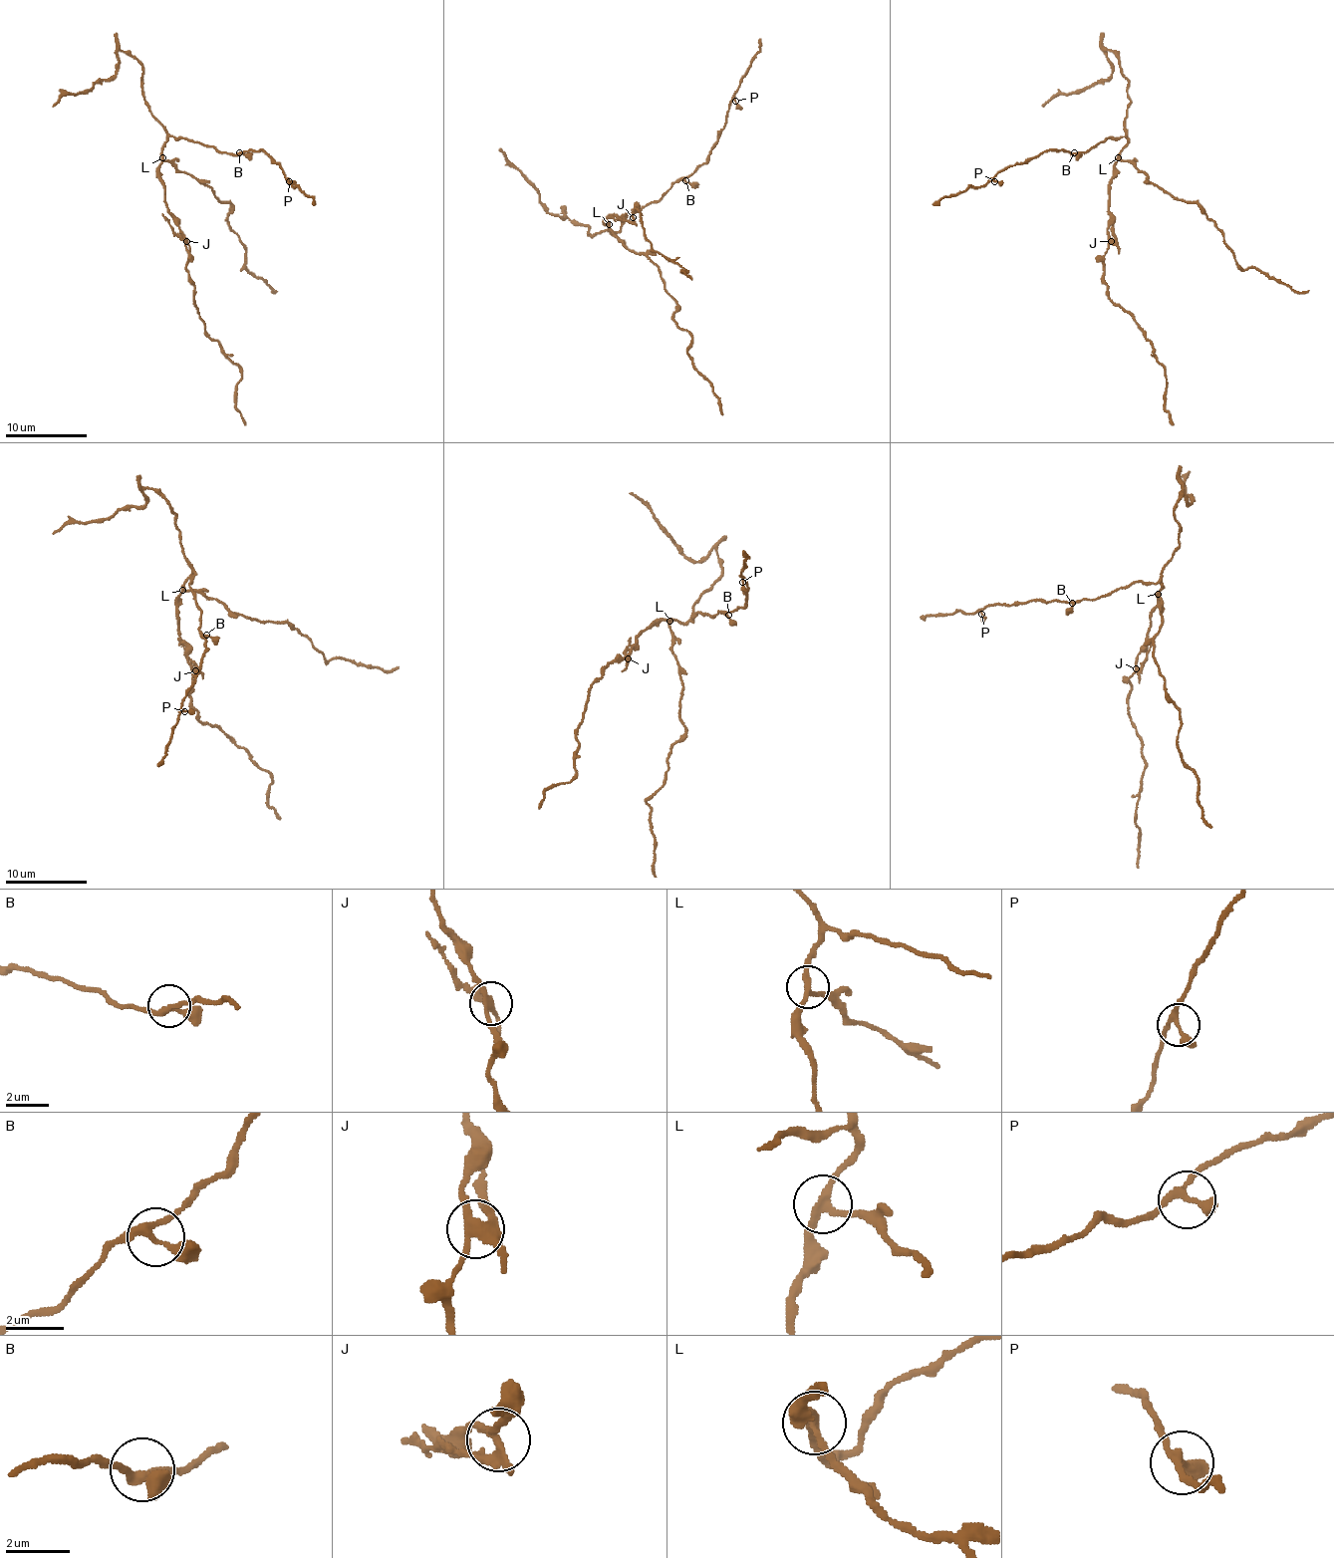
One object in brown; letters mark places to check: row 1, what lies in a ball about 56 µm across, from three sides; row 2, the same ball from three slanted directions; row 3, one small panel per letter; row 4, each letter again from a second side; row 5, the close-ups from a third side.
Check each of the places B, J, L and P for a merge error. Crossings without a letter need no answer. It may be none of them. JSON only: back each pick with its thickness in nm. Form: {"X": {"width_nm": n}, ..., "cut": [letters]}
{"J": {"width_nm": 280}, "L": {"width_nm": 240}, "cut": ["J", "L"]}

